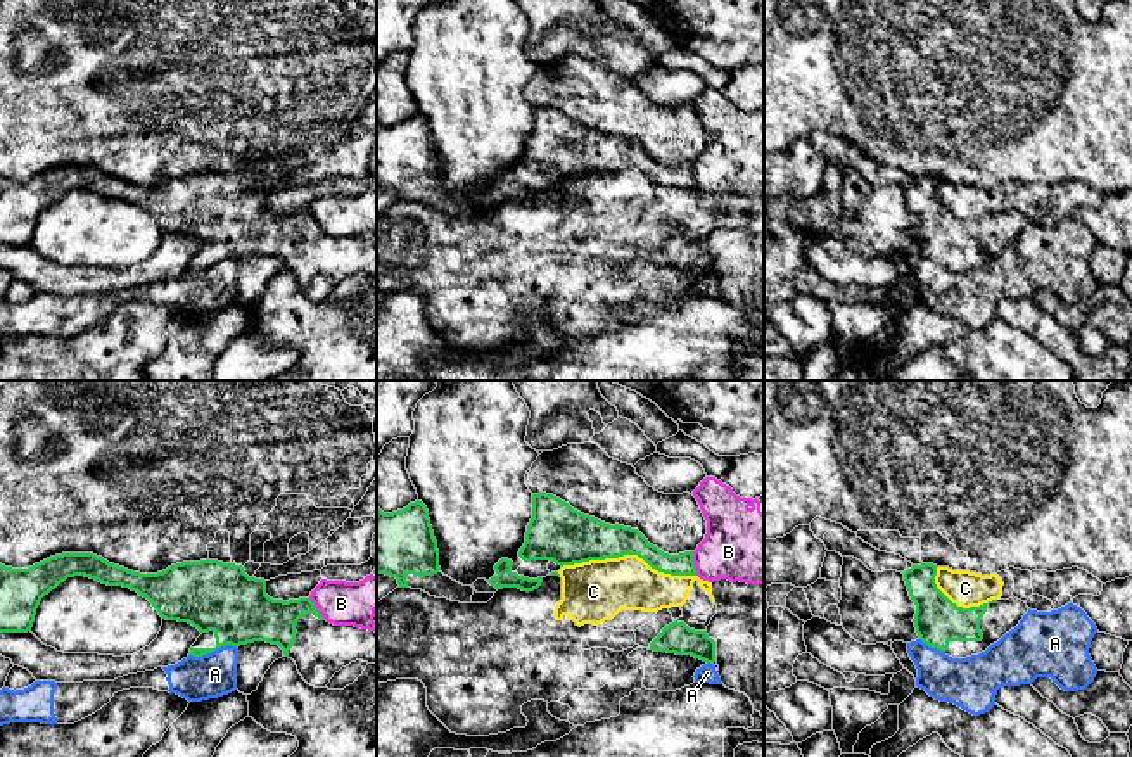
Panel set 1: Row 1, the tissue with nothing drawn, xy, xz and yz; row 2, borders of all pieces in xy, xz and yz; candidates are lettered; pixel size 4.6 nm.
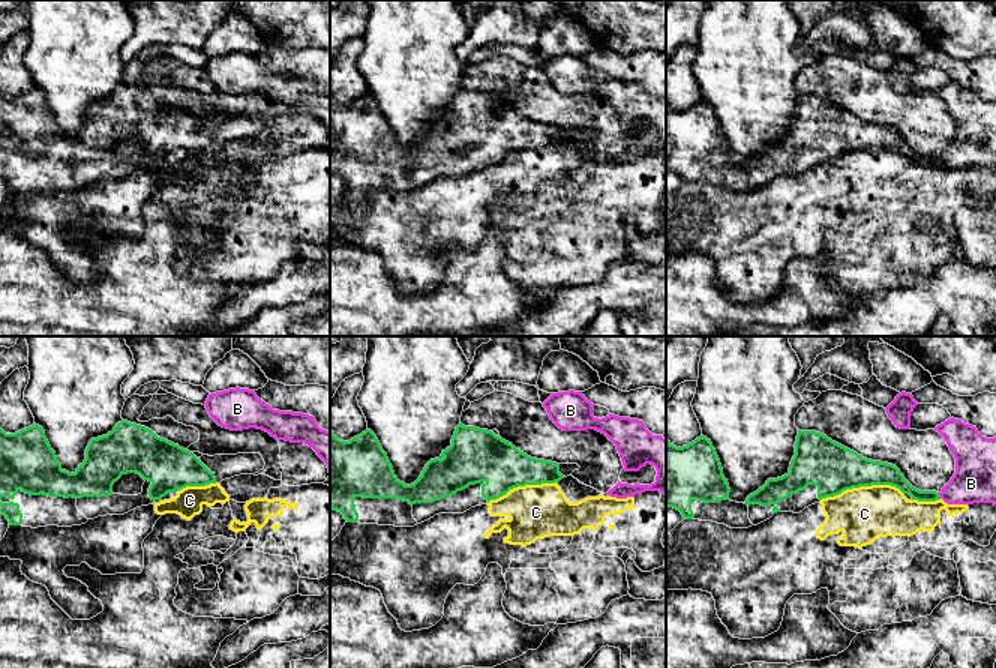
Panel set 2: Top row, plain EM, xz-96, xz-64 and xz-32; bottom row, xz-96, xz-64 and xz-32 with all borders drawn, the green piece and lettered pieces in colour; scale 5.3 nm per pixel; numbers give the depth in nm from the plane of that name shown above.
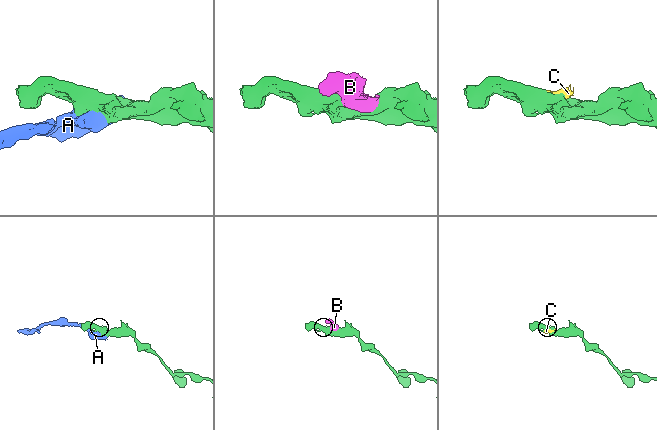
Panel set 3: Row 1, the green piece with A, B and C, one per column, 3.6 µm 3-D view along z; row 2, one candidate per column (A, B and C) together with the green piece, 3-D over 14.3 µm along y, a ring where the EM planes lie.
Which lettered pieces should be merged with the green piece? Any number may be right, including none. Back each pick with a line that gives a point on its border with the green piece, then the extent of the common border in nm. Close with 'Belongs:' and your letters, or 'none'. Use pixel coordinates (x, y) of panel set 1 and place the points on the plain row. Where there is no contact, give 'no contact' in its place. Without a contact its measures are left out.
Belongs: none

